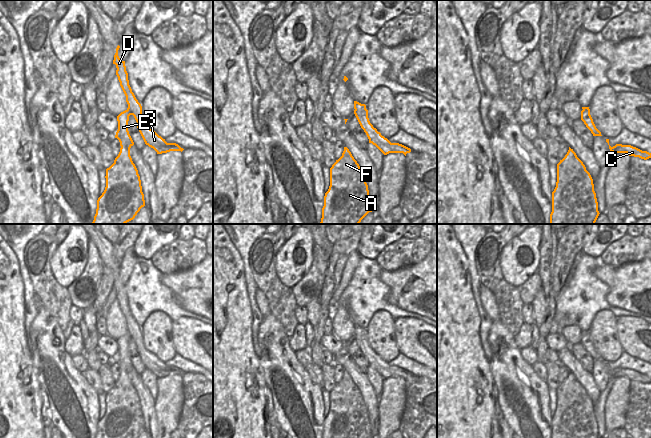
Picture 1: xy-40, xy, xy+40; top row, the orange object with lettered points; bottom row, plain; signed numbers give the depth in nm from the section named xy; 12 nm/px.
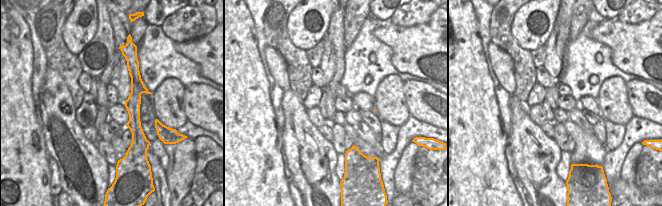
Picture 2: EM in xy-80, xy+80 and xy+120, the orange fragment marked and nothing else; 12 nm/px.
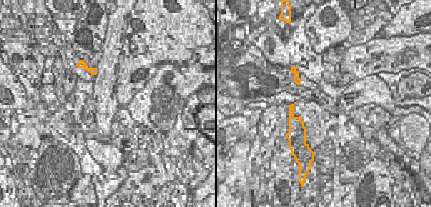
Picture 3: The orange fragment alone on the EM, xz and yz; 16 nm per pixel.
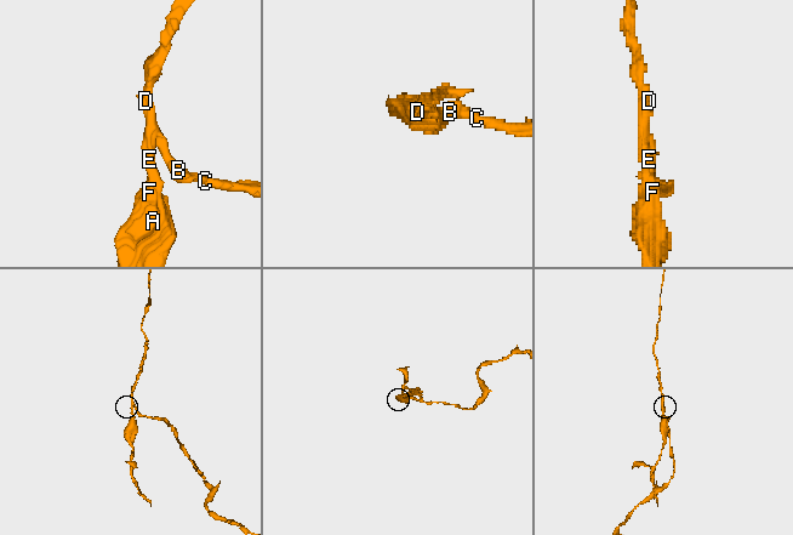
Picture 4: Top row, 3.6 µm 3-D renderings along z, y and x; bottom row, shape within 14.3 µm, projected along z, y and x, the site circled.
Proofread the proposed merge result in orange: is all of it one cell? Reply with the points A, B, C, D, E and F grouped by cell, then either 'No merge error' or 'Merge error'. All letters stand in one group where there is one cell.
Groups: A D E F / B C. Merge error.

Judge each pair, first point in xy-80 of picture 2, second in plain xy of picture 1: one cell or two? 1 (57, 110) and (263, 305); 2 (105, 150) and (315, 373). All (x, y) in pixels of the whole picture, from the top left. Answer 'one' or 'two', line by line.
1: two
2: one

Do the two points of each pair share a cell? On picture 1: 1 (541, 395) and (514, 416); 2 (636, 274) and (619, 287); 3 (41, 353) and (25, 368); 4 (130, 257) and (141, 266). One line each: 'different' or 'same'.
1: same
2: same
3: different
4: different

